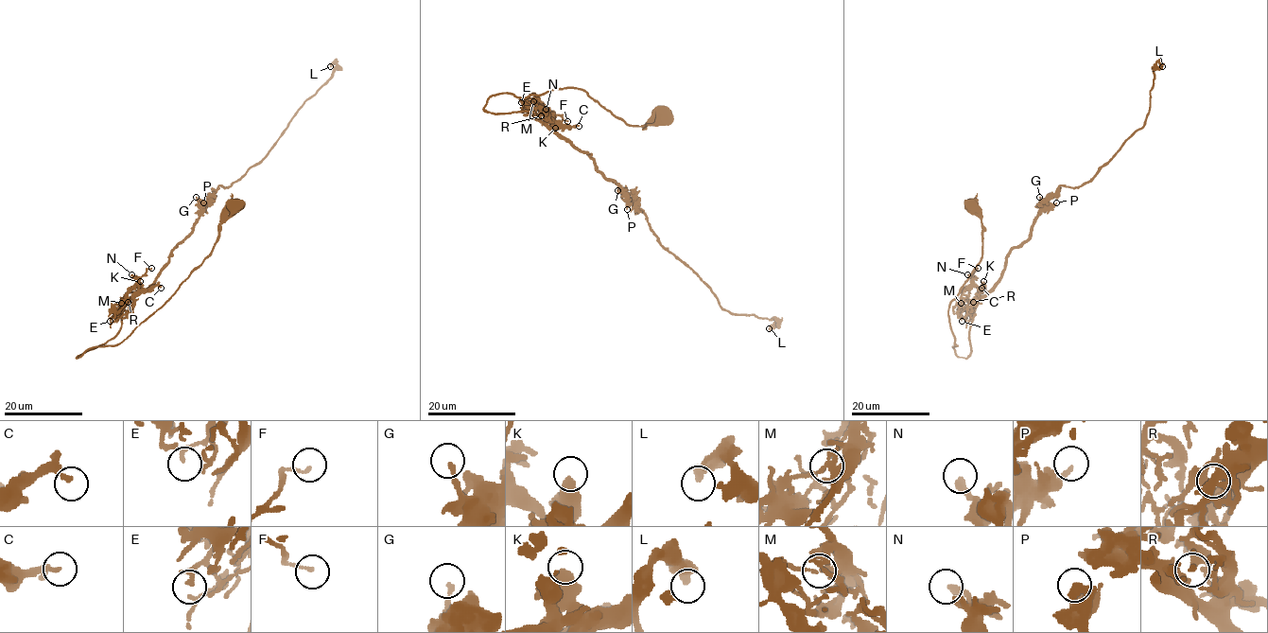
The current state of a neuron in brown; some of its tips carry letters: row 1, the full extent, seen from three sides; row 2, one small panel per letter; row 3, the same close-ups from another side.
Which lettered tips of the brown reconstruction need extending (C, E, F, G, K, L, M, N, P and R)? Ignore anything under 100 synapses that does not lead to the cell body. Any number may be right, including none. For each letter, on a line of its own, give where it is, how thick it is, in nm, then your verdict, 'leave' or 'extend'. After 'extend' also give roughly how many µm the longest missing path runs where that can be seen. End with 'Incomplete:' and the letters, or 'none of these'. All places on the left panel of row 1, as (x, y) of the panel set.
C: (161, 288) | 150 nm | leave
E: (110, 321) | 200 nm | leave
F: (151, 268) | 140 nm | leave
G: (196, 197) | 190 nm | leave
K: (140, 281) | 550 nm | leave
L: (330, 66) | 440 nm | leave
M: (121, 303) | 130 nm | leave
N: (131, 274) | 280 nm | leave
P: (203, 202) | 200 nm | leave
R: (128, 302) | 360 nm | leave
Incomplete: none of these

